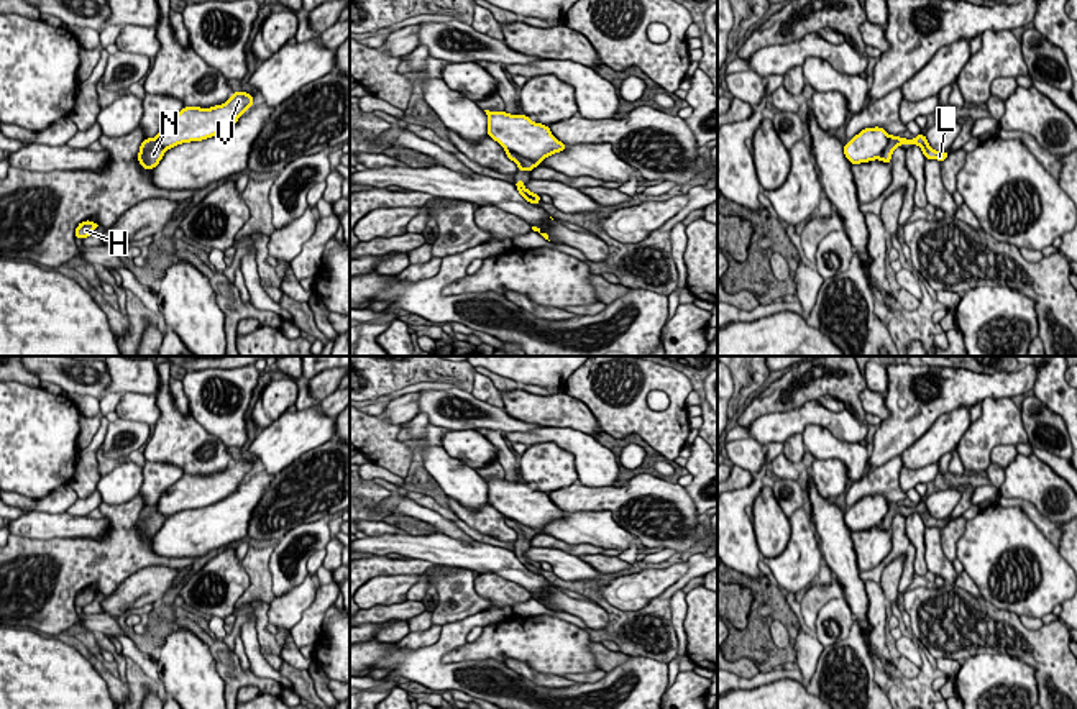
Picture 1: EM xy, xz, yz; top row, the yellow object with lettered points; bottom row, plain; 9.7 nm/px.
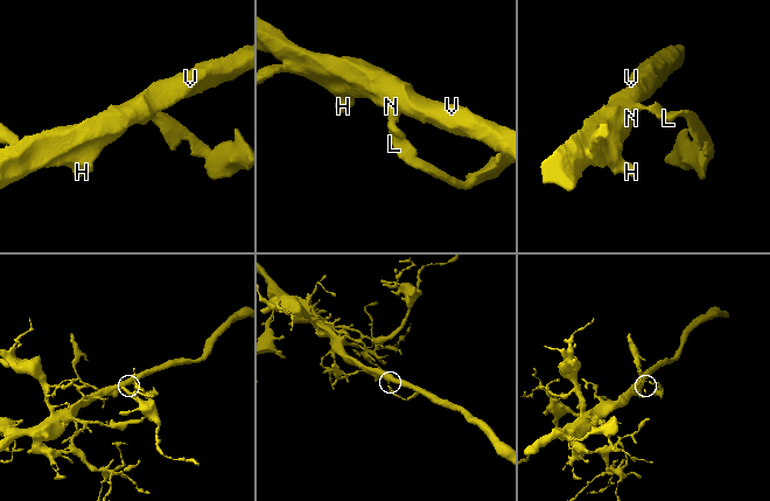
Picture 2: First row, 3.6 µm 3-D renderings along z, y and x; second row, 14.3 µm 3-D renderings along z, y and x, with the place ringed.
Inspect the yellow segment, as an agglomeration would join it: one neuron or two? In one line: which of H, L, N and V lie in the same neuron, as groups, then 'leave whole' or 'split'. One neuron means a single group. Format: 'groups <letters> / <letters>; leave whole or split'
groups H L N / V; split

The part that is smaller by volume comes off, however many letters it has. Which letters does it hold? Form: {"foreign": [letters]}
{"foreign": ["H", "L", "N"]}

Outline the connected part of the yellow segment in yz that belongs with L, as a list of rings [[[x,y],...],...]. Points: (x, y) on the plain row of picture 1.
[[[921,501],[913,507],[900,505],[896,502],[890,504],[887,515],[883,517],[883,520],[878,527],[890,532],[891,520],[893,520],[895,515],[898,515],[900,512],[913,512],[913,510],[918,512],[923,517],[923,522],[924,522],[926,527],[937,527],[937,528],[942,530],[949,524],[949,519],[942,519],[942,520],[934,519],[928,512],[926,504]]]

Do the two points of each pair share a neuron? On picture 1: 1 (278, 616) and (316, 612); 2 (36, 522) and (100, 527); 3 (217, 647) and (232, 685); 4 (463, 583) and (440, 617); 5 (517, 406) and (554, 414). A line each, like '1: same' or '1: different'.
1: different
2: same
3: same
4: same
5: same

